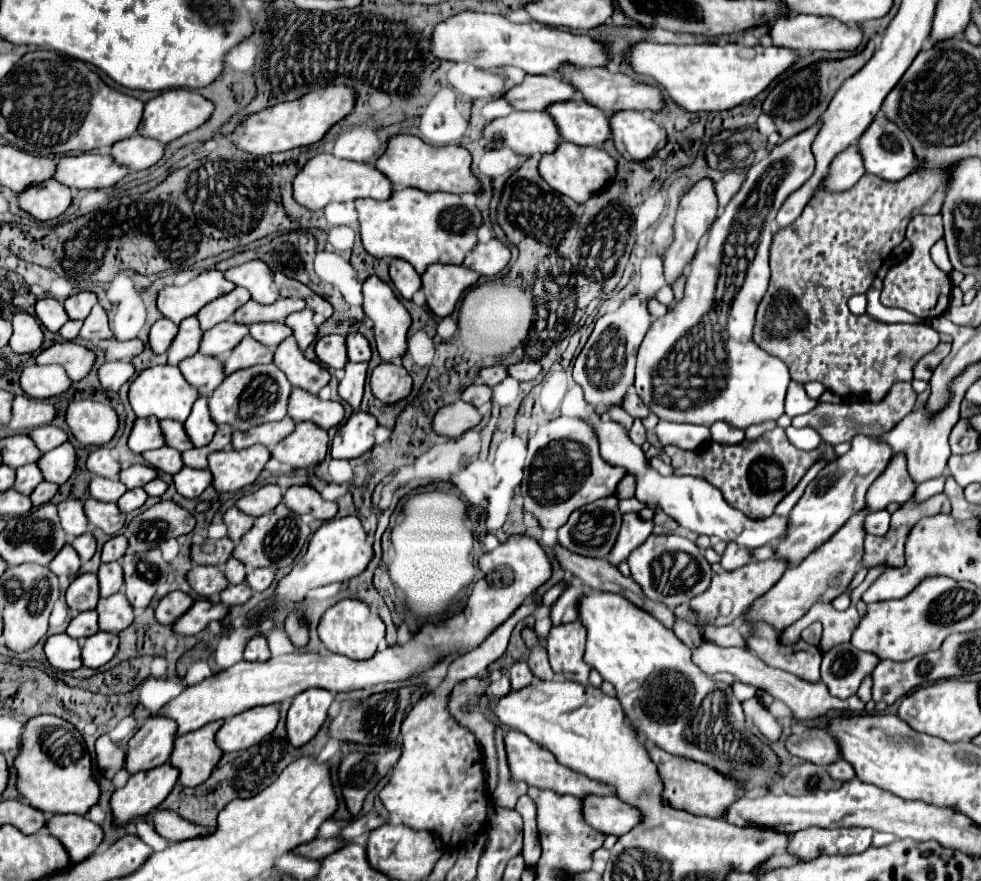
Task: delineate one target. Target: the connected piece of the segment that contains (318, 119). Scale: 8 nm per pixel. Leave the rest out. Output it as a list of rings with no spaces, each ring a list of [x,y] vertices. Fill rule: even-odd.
[[[328,84],[324,88],[312,90],[304,94],[300,100],[294,102],[284,102],[270,106],[262,110],[260,114],[248,116],[244,122],[244,136],[234,138],[234,144],[254,156],[266,156],[274,152],[286,152],[292,148],[300,146],[310,146],[318,140],[324,138],[324,134],[342,122],[354,108],[356,102],[356,92],[350,86],[340,86],[340,84]]]

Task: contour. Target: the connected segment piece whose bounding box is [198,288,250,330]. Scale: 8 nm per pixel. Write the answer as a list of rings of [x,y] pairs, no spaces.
[[[234,288],[232,292],[224,294],[224,296],[216,298],[216,300],[212,300],[212,304],[206,304],[206,308],[198,312],[200,328],[210,330],[210,328],[214,328],[220,322],[230,320],[232,314],[240,306],[244,306],[248,300],[250,300],[250,292],[244,290],[244,288]]]

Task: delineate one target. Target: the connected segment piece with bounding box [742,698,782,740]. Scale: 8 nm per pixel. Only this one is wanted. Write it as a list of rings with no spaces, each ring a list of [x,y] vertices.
[[[750,698],[742,702],[744,714],[752,718],[752,732],[760,732],[768,740],[778,740],[780,738],[780,724],[774,720],[774,716],[768,712],[766,706],[760,704],[758,698]]]

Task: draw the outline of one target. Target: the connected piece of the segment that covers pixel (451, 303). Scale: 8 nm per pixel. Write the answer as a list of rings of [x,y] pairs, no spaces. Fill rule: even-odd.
[[[432,264],[422,276],[422,290],[428,300],[428,308],[444,318],[450,316],[460,300],[462,292],[478,282],[480,274],[464,266]]]

